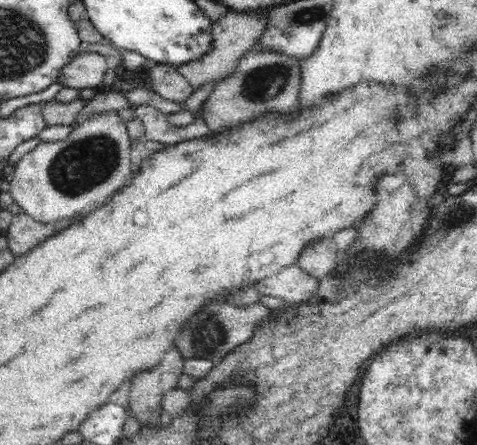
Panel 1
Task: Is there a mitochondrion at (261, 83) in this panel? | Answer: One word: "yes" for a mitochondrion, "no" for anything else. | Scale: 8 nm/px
yes

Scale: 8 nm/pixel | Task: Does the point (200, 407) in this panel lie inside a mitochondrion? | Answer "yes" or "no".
no

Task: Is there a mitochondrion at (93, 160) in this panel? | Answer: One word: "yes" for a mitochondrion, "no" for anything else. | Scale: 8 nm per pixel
yes

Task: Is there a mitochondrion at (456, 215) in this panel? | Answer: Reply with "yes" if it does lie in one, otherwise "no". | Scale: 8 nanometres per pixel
yes

